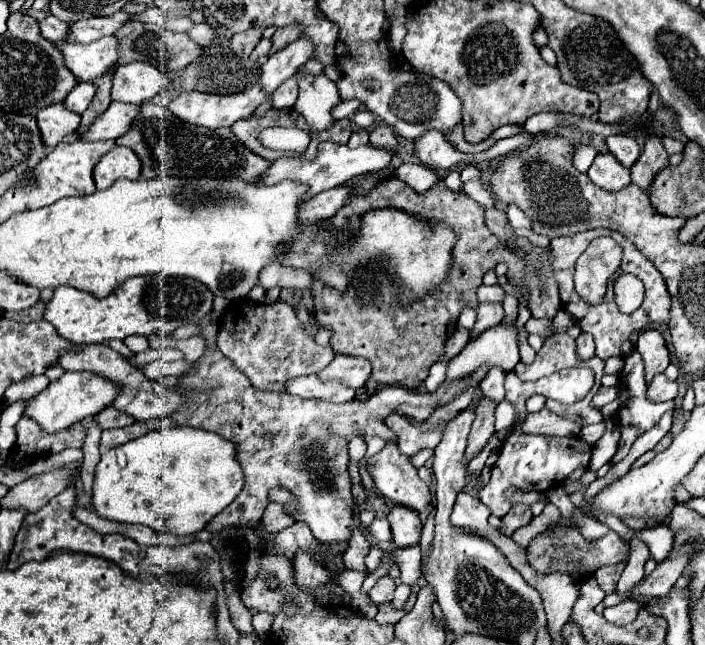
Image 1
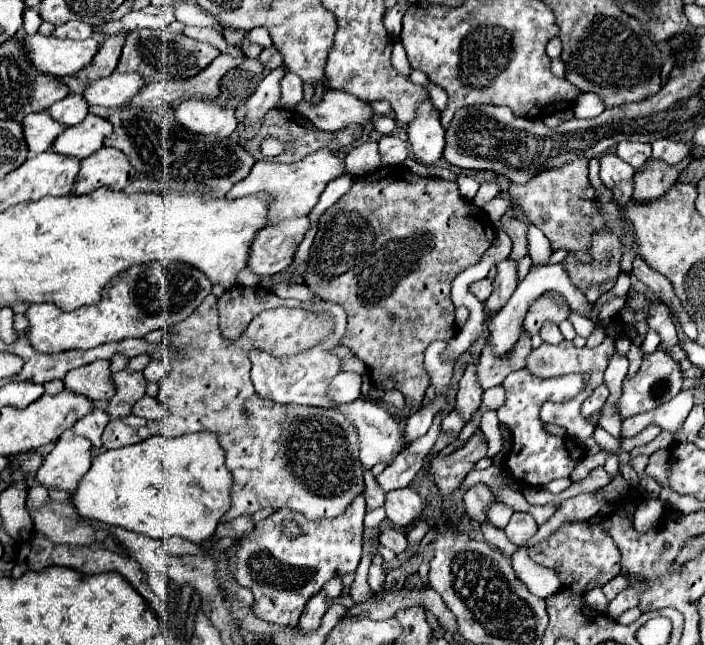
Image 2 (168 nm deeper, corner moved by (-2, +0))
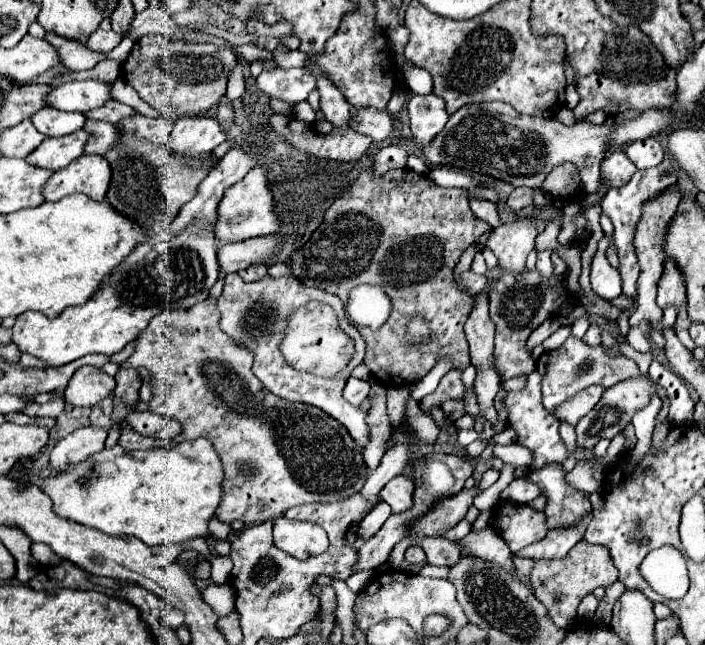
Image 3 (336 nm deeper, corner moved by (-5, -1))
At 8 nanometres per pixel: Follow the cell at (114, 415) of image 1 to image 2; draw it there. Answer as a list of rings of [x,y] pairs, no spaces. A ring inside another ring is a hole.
[[[120,370],[112,374],[116,394],[108,400],[108,414],[112,418],[124,418],[130,416],[134,402],[138,402],[144,392],[146,392],[146,380],[142,372],[132,372],[132,370]]]

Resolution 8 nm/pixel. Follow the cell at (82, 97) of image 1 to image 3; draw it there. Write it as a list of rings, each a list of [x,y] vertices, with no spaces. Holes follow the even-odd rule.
[[[45,107],[39,113],[35,113],[31,117],[33,125],[47,137],[61,137],[61,135],[69,135],[77,129],[83,127],[85,123],[85,115],[77,113],[77,111],[59,111],[53,107]]]

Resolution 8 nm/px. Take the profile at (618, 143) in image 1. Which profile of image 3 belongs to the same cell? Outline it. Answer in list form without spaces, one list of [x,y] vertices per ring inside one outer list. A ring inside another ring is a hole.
[[[645,139],[641,143],[627,145],[625,153],[635,163],[637,169],[649,169],[649,167],[655,167],[657,163],[661,163],[665,151],[657,139]]]

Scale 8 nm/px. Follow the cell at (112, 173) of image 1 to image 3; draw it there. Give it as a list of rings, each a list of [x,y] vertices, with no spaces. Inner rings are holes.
[[[81,155],[69,167],[55,171],[49,183],[45,183],[45,201],[59,201],[73,193],[85,193],[91,199],[103,201],[111,175],[111,165],[103,155]]]

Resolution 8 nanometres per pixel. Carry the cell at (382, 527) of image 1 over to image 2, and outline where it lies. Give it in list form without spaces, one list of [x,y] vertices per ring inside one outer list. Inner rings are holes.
[[[388,528],[388,530],[384,530],[384,532],[380,534],[380,544],[386,546],[386,548],[390,548],[390,550],[396,552],[396,554],[402,554],[402,552],[408,550],[408,540],[406,540],[406,536],[404,536],[402,532],[394,530],[394,528]]]

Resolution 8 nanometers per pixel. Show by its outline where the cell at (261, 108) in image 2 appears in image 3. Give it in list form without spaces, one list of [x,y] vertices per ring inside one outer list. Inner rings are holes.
[[[235,145],[219,161],[219,165],[201,181],[197,195],[185,203],[173,223],[137,245],[125,261],[111,271],[101,287],[89,297],[87,303],[65,309],[57,319],[49,319],[39,311],[25,311],[13,325],[13,343],[47,365],[65,365],[89,353],[113,355],[127,343],[135,341],[149,321],[167,309],[189,309],[209,297],[209,289],[219,279],[217,243],[211,227],[199,233],[187,231],[193,219],[217,219],[217,205],[227,187],[241,181],[249,169],[257,165],[257,149]]]

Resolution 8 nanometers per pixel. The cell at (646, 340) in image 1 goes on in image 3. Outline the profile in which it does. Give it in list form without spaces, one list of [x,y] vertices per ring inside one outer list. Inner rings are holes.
[[[665,261],[665,269],[659,279],[657,305],[661,309],[665,309],[667,305],[675,305],[677,309],[681,309],[685,305],[685,281],[683,275],[675,269],[673,261]]]

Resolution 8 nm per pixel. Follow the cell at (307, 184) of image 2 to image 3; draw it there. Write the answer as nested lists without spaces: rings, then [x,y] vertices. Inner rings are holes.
[[[261,165],[253,167],[239,183],[235,183],[229,187],[219,203],[219,223],[215,225],[215,237],[221,241],[221,243],[237,243],[237,241],[243,241],[243,239],[251,239],[251,237],[261,237],[261,235],[271,235],[271,233],[277,233],[283,223],[281,223],[281,217],[275,213],[275,199],[273,197],[267,197],[267,189],[271,191],[271,183],[269,183],[269,171]],[[247,213],[249,219],[243,221],[243,223],[237,223],[237,225],[231,225],[227,219],[233,219],[237,215],[243,215]]]

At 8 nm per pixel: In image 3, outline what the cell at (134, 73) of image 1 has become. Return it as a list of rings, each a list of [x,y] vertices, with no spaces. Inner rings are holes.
[[[85,79],[85,81],[67,81],[57,85],[47,99],[49,107],[61,109],[61,111],[81,111],[87,113],[91,109],[103,107],[111,99],[113,85]]]

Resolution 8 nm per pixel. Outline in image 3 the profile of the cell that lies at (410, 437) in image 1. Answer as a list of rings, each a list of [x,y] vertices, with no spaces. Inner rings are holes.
[[[463,399],[445,401],[445,405],[443,405],[443,411],[445,411],[445,415],[447,415],[449,419],[457,421],[459,417],[463,417],[463,415],[465,415],[465,403],[463,403]]]

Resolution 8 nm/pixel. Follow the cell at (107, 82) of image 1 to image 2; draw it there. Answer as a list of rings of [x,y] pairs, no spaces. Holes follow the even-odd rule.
[[[126,32],[114,34],[114,38],[100,36],[100,48],[98,48],[98,54],[94,54],[90,66],[84,66],[78,74],[66,76],[60,80],[70,88],[72,94],[80,94],[90,80],[106,78],[116,70],[124,42],[126,42]]]

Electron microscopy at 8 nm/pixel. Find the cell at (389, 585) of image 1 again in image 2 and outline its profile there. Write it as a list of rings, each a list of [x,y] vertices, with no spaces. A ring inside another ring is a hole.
[[[372,564],[370,566],[370,574],[368,574],[368,584],[374,592],[382,592],[384,590],[384,578],[386,578],[386,572],[382,570],[382,566],[376,566]]]

